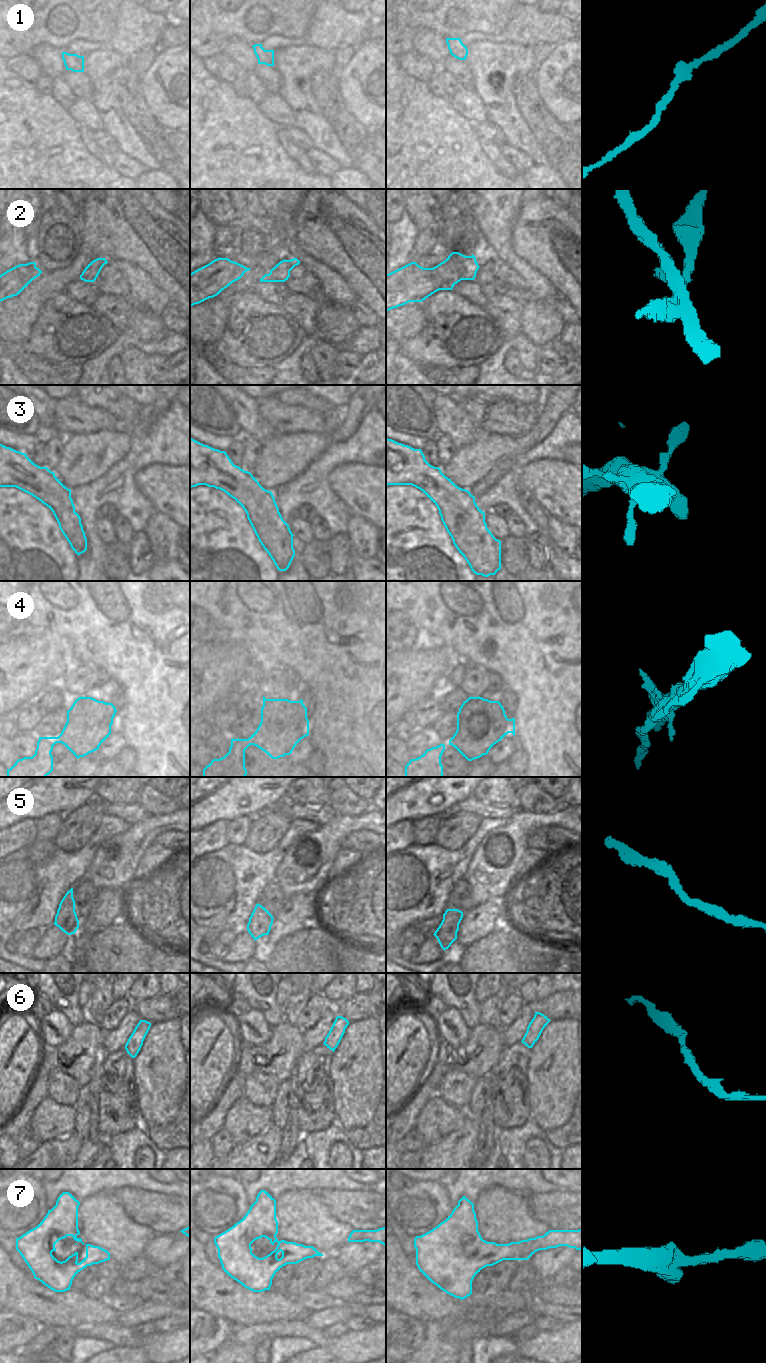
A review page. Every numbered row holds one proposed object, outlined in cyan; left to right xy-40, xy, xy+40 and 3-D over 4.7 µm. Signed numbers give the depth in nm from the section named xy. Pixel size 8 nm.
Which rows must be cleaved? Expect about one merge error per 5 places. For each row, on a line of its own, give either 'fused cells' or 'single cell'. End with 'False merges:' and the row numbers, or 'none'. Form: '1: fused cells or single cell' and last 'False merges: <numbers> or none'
1: single cell
2: fused cells
3: single cell
4: fused cells
5: single cell
6: single cell
7: single cell
False merges: 2, 4

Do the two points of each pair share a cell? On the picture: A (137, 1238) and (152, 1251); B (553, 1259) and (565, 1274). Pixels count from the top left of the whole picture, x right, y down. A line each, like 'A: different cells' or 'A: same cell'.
A: different cells
B: different cells

